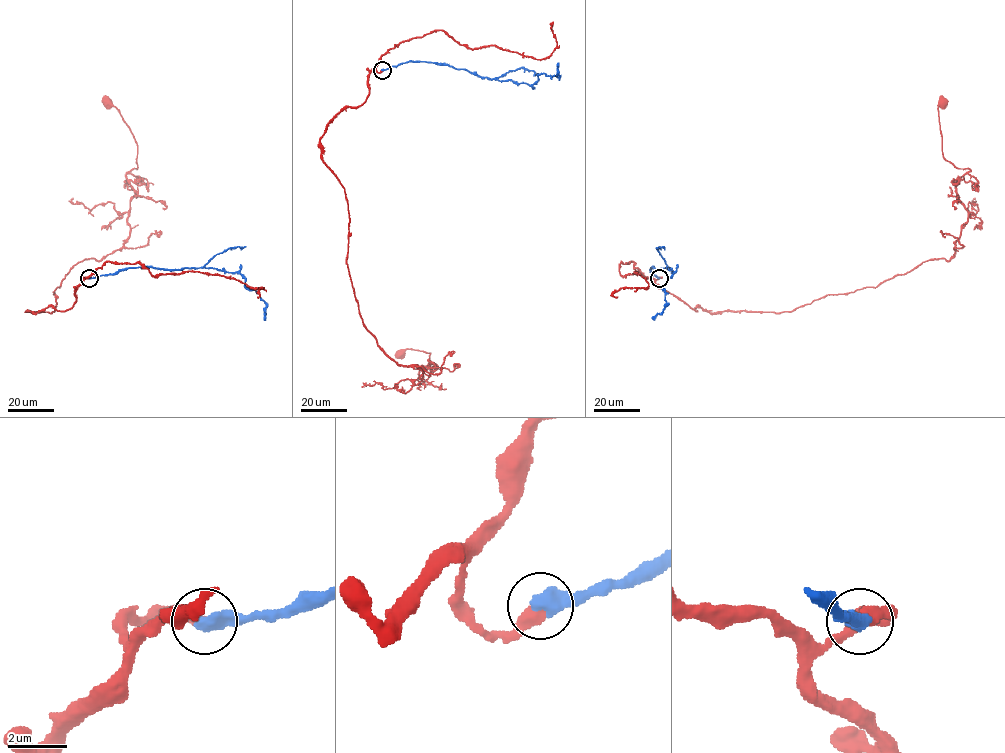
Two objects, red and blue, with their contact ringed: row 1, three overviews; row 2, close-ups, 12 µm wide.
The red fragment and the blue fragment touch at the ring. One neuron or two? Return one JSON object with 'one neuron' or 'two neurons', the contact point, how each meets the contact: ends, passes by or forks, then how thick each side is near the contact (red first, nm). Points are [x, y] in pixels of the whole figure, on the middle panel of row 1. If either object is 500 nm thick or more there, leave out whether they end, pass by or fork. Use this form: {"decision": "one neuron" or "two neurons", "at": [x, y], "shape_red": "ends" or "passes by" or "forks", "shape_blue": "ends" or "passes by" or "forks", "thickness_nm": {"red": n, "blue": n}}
{"decision": "one neuron", "at": [382, 70], "thickness_nm": {"red": 440, "blue": 550}}

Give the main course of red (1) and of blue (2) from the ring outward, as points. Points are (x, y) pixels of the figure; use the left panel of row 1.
1: (89, 278), (70, 309), (27, 310), (53, 312), (71, 268), (129, 235), (137, 144), (107, 102)
2: (89, 278), (139, 267), (204, 267), (239, 273), (245, 279), (244, 285), (264, 302), (265, 320)

